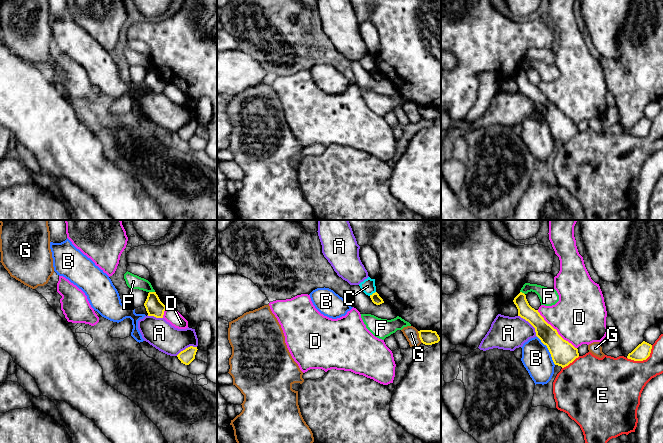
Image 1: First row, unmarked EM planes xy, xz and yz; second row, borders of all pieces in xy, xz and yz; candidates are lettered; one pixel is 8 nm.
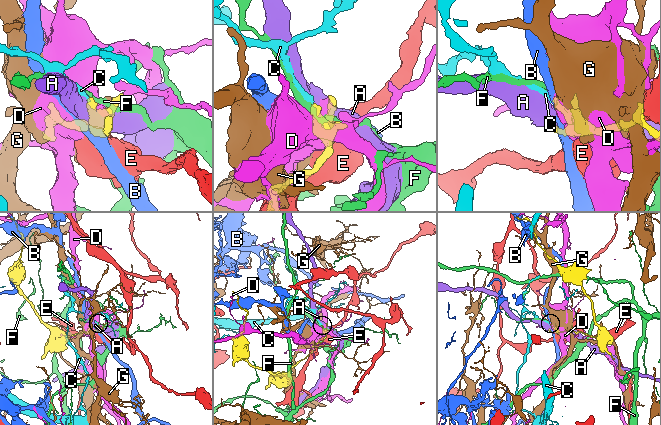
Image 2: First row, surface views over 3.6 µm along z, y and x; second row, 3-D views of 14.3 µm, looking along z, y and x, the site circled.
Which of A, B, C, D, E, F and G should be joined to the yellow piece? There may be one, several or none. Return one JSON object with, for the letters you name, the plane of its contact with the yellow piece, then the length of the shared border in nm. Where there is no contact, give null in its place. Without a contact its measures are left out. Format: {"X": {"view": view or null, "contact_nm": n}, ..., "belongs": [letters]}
{"belongs": []}

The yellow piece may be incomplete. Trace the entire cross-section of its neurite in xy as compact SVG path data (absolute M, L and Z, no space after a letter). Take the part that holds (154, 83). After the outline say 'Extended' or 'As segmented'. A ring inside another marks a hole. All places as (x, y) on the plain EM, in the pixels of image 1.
M149 68L144 79L148 92L163 94L166 82L160 77L156 68Z. As segmented

